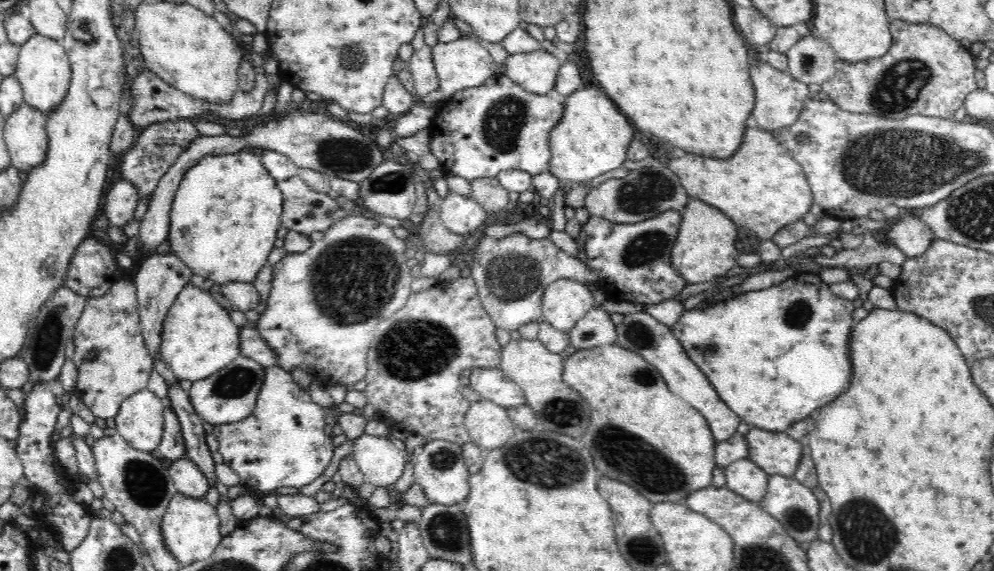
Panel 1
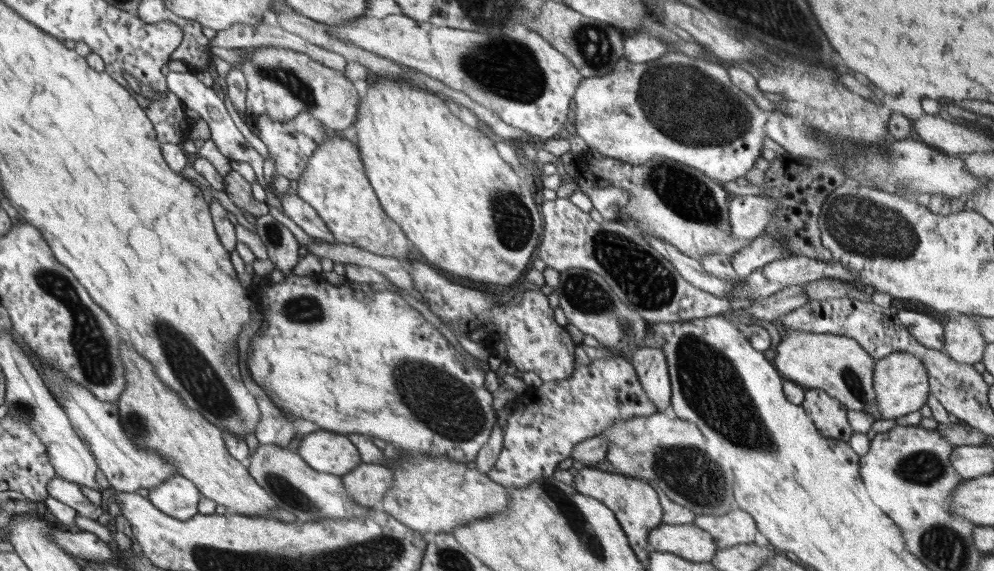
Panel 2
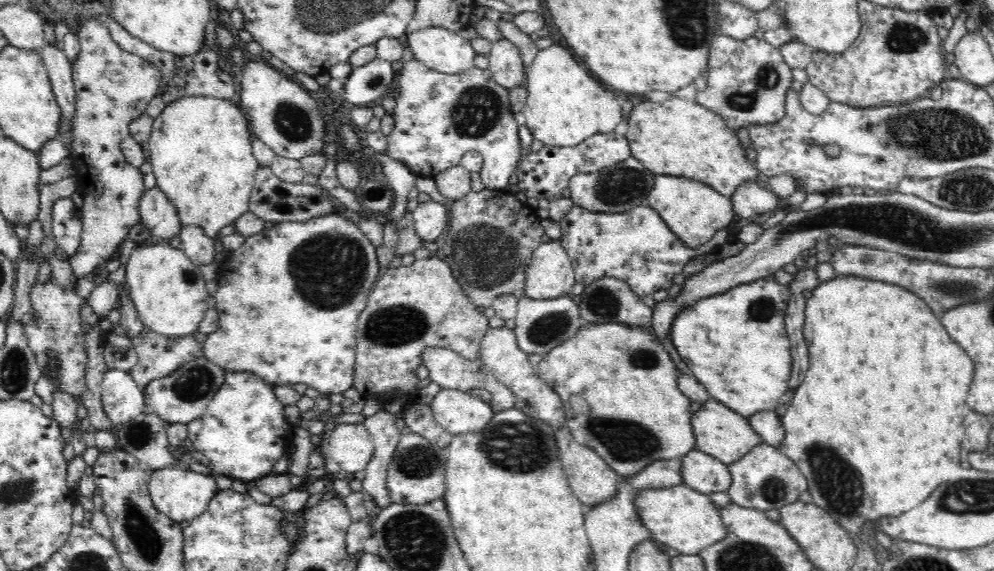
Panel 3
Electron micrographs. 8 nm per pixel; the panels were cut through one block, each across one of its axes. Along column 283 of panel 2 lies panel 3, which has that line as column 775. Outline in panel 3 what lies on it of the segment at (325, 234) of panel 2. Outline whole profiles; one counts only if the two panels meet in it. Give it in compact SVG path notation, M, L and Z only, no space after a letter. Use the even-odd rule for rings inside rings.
M748 182L738 188L738 192L732 198L732 208L740 218L762 218L762 216L774 216L774 212L780 208L780 196L776 196L770 188L764 184Z

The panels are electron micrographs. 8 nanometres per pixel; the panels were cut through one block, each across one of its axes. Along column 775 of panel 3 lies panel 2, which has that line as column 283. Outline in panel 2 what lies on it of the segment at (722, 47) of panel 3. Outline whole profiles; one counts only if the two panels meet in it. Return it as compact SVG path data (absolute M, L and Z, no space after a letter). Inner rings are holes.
M261 46L243 56L235 68L245 76L245 116L257 120L259 116L269 116L275 122L289 122L297 118L301 112L309 112L327 128L339 132L351 126L357 118L359 96L353 88L353 82L345 78L343 72L321 66L321 62L313 62L307 54L293 52L289 48Z

